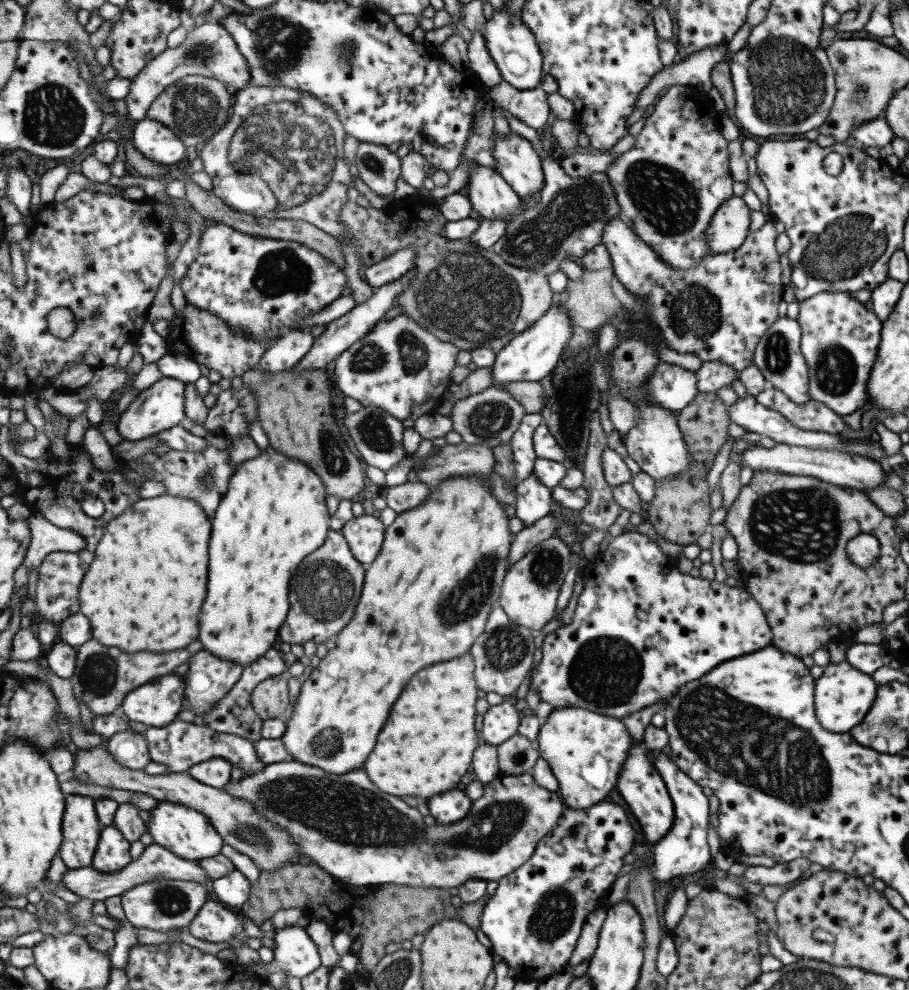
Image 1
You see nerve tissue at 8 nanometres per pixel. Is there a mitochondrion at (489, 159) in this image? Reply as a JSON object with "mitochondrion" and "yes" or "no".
{"mitochondrion":"no"}

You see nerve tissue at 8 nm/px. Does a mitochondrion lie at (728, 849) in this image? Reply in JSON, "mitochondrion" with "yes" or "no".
{"mitochondrion":"no"}

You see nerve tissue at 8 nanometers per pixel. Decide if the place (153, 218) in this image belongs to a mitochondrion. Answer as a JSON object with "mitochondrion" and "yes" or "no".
{"mitochondrion":"no"}

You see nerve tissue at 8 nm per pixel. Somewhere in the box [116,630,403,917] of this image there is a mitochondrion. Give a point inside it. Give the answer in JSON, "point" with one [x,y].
{"point":[258,837]}

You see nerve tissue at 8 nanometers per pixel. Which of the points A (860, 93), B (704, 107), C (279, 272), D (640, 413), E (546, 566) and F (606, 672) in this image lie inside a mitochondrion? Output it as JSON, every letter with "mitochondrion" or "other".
{"A":"mitochondrion","B":"other","C":"mitochondrion","D":"other","E":"mitochondrion","F":"mitochondrion"}

